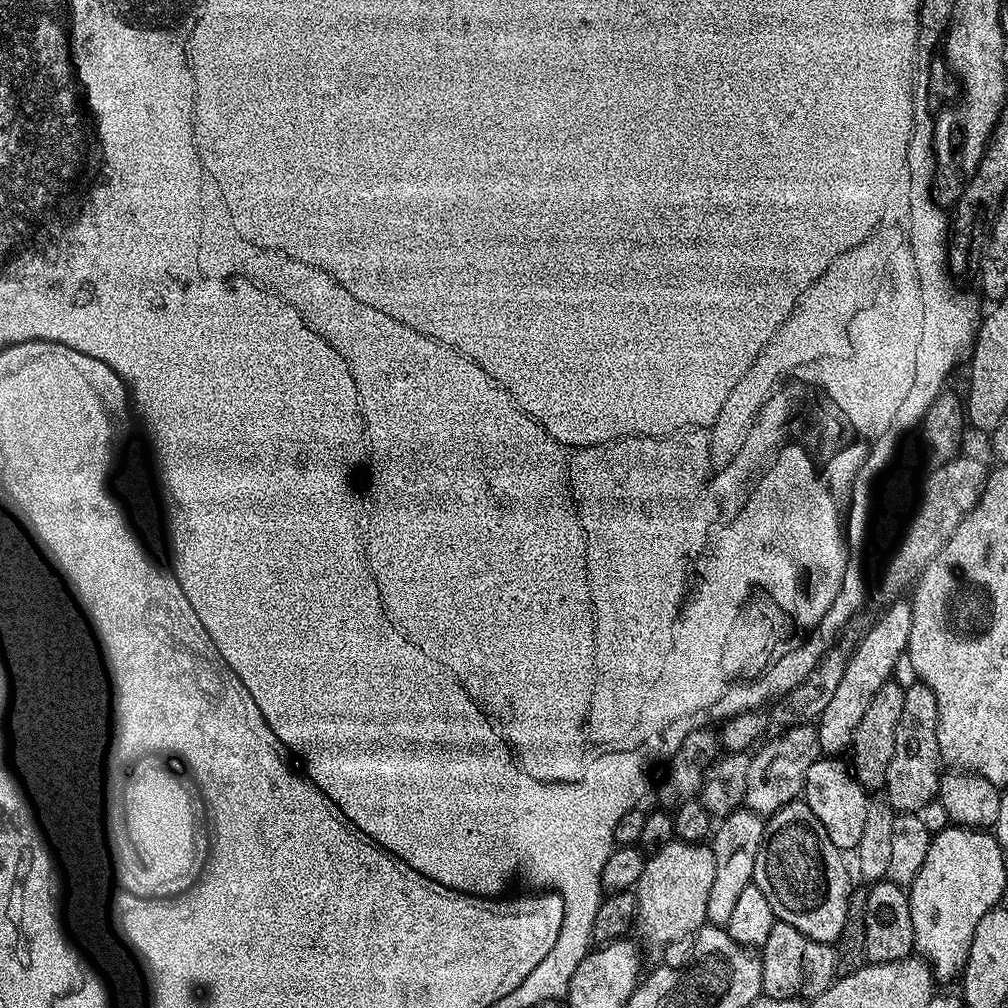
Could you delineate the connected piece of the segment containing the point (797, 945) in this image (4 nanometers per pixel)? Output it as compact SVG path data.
M777 922L759 949L758 955L762 966L763 995L770 998L811 1002L822 995L838 976L835 947L818 942L794 930L794 926L789 924Z

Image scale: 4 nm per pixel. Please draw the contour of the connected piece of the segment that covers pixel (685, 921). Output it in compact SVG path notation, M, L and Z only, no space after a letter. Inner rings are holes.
M673 838L644 861L636 887L636 924L648 940L680 940L705 927L706 902L714 882L714 854L707 843L687 844Z

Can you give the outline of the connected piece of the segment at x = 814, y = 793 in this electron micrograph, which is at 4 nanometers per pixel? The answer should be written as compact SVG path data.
M821 758L816 760L810 770L806 770L802 799L814 810L814 818L822 822L822 830L830 834L830 842L841 850L854 850L861 841L861 833L865 827L869 793L863 788L847 763L840 758Z

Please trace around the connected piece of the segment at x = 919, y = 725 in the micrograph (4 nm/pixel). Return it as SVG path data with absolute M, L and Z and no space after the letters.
M919 682L904 689L902 718L898 718L894 738L894 758L886 770L886 800L900 814L918 814L927 803L937 799L942 775L938 750L938 706L934 694Z

